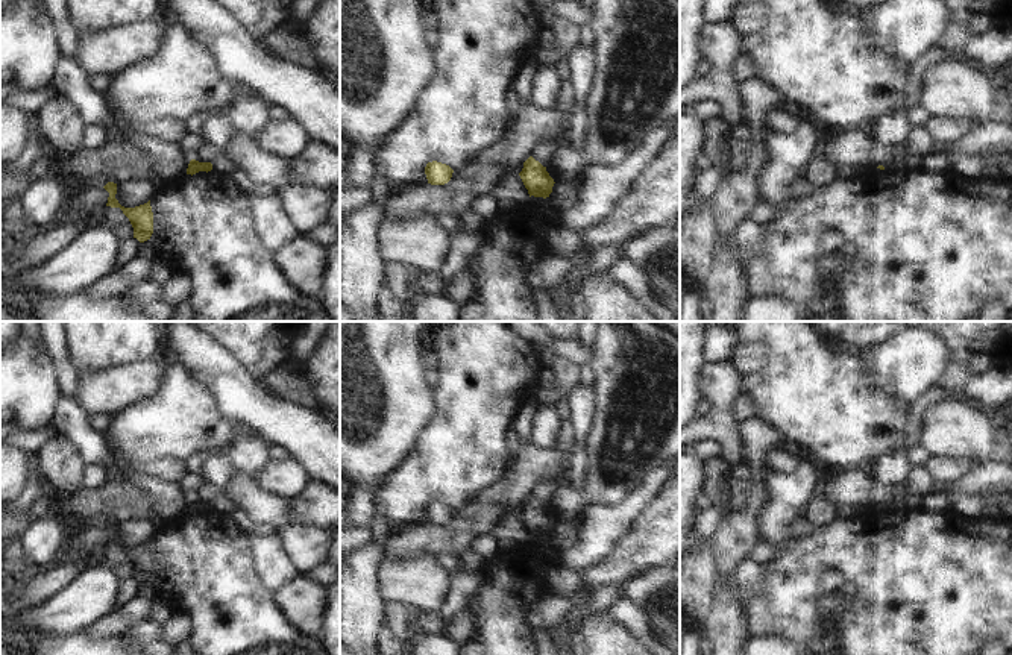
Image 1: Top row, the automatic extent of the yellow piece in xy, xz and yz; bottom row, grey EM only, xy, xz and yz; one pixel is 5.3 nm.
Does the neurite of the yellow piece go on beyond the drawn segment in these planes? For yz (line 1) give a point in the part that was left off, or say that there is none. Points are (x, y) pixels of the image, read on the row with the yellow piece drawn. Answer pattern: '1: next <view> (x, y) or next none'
1: next none

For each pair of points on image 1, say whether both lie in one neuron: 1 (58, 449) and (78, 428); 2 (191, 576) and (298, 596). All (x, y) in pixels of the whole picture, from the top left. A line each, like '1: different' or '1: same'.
1: different
2: different

